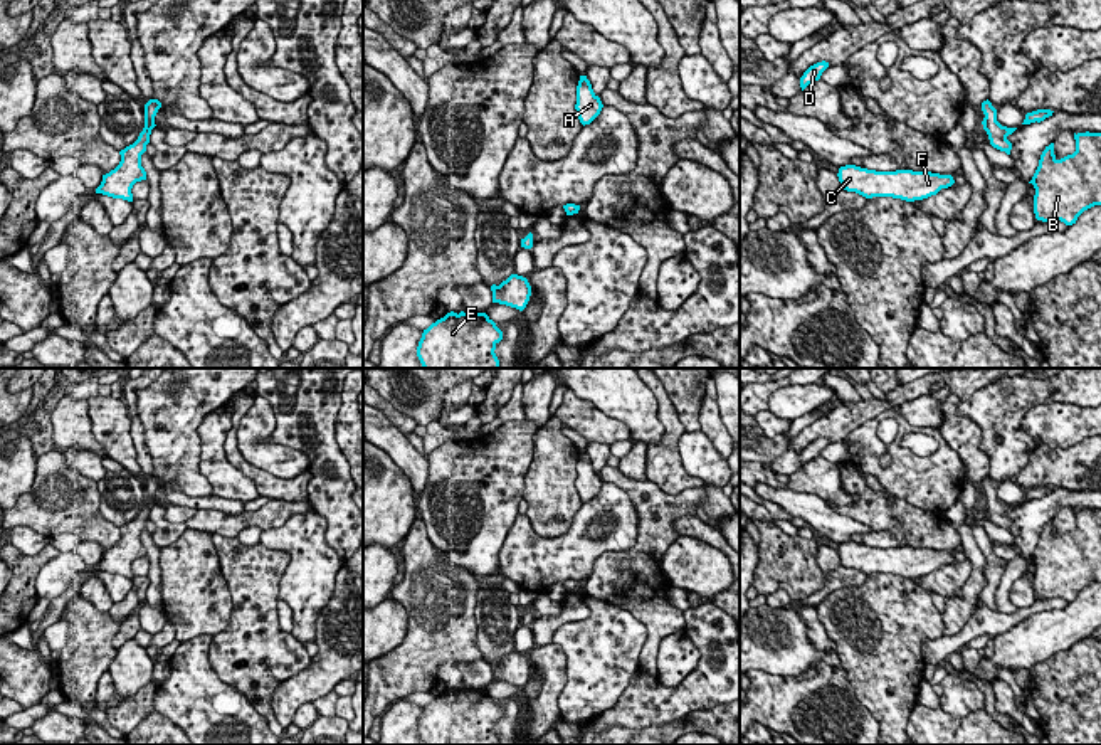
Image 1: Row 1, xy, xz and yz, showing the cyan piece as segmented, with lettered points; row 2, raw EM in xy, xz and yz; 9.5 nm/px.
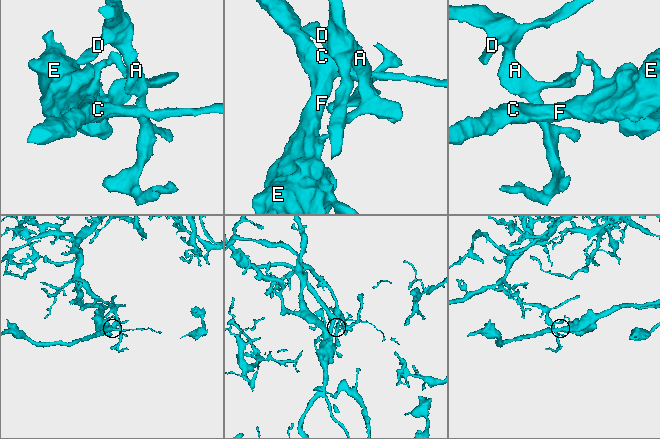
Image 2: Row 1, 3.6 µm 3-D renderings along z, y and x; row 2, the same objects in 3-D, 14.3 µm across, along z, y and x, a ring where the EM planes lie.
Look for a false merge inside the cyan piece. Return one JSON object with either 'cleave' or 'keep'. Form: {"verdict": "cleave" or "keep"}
{"verdict": "cleave"}

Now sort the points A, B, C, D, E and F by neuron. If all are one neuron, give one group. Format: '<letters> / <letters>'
A D / B C E F

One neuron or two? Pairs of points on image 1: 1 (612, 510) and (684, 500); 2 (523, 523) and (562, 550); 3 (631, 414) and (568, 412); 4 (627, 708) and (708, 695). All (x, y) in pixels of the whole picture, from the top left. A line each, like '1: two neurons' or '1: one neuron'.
1: two neurons
2: one neuron
3: two neurons
4: one neuron

